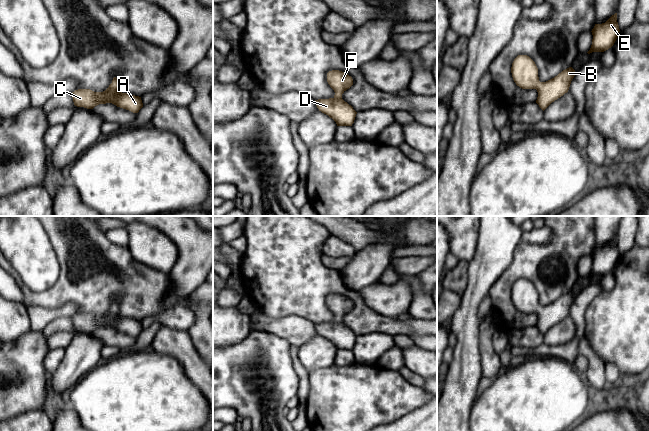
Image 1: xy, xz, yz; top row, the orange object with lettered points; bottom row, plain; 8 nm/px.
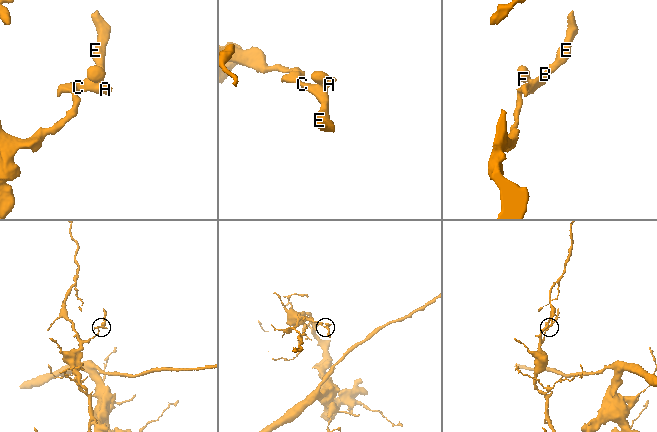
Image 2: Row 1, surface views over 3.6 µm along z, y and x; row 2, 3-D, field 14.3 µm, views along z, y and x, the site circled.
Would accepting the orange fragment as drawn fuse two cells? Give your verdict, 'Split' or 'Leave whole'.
Leave whole

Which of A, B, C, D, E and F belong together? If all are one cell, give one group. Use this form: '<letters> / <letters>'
A B C D E F

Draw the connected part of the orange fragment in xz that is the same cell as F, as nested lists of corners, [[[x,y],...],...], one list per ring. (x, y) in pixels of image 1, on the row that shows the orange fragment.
[[[332,70],[327,73],[327,82],[335,95],[329,99],[315,100],[319,111],[332,118],[337,126],[352,126],[357,112],[342,99],[342,94],[353,85],[353,79],[347,73]]]

